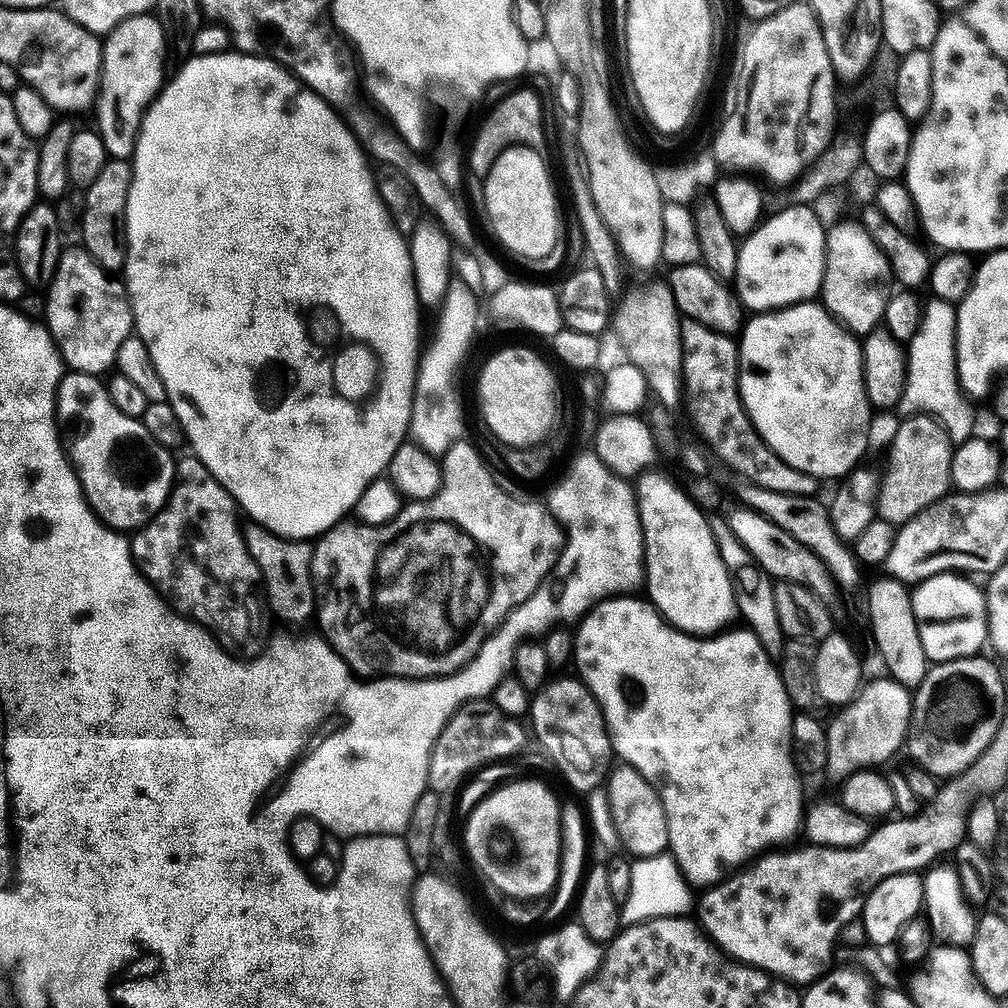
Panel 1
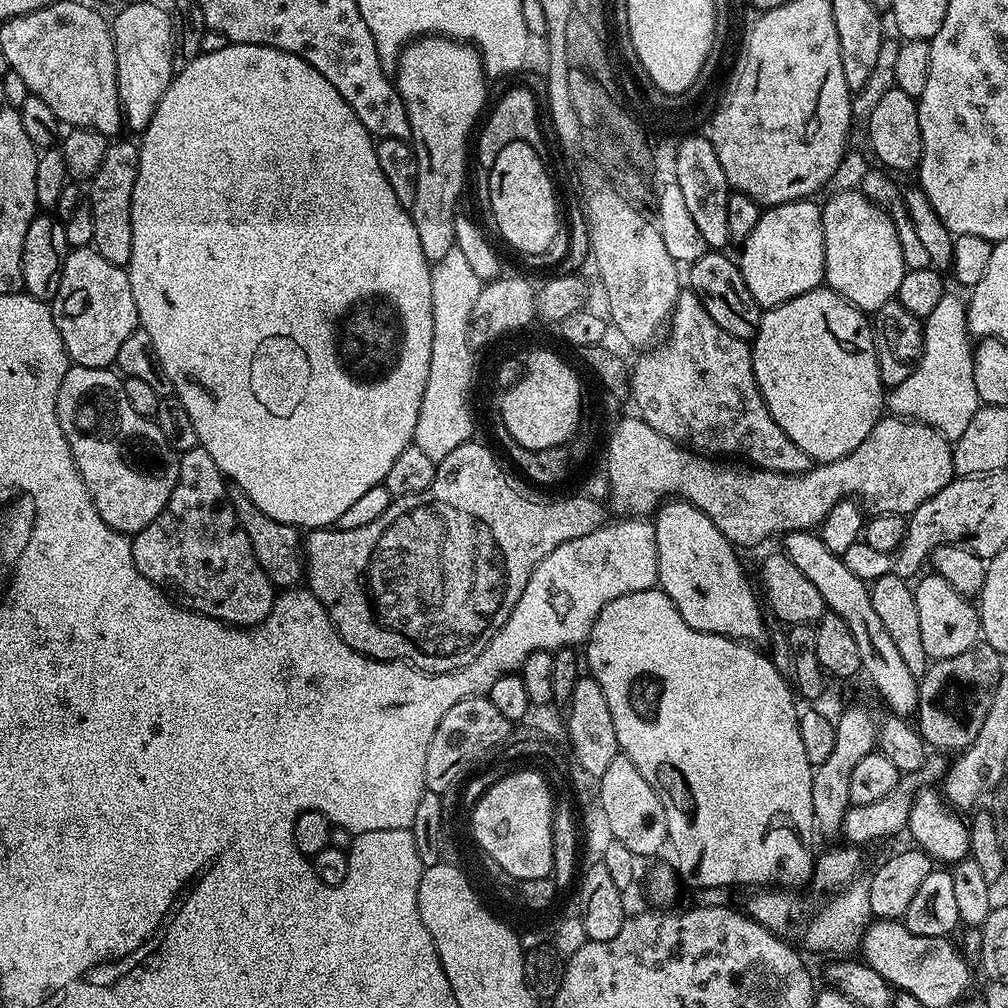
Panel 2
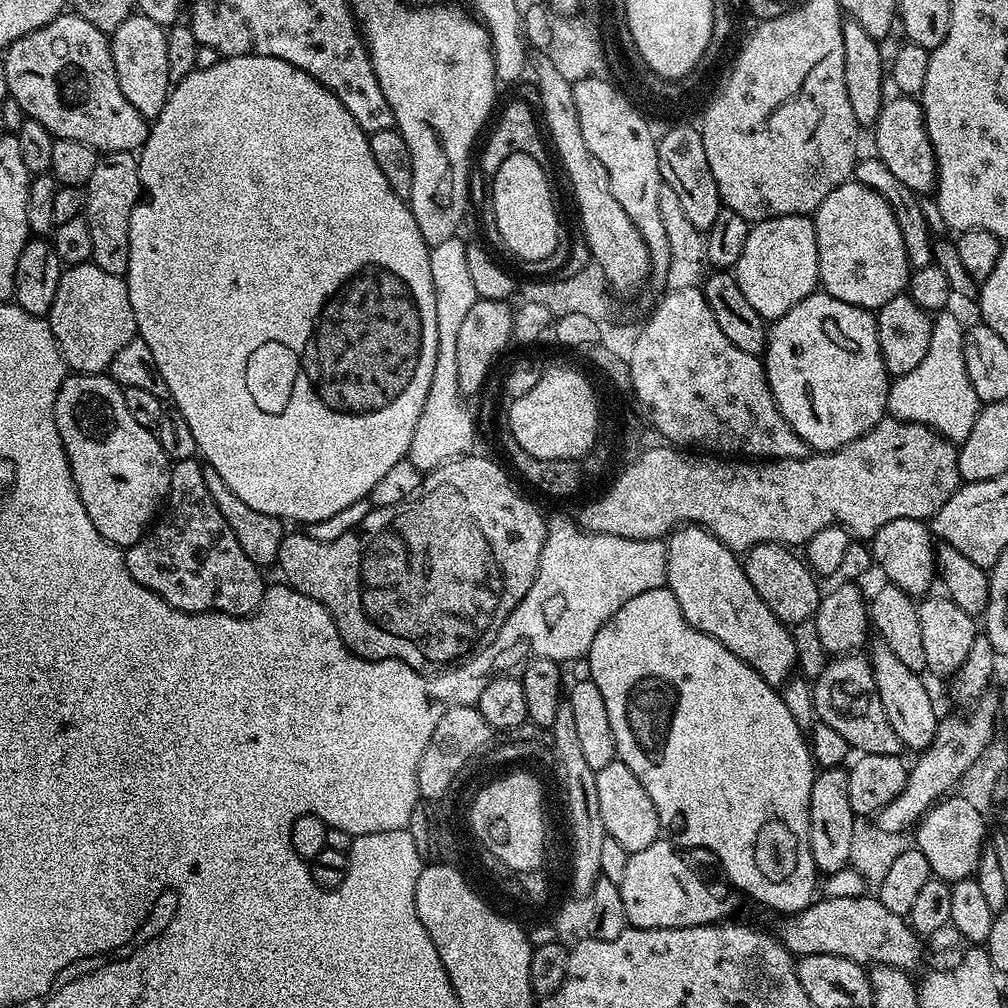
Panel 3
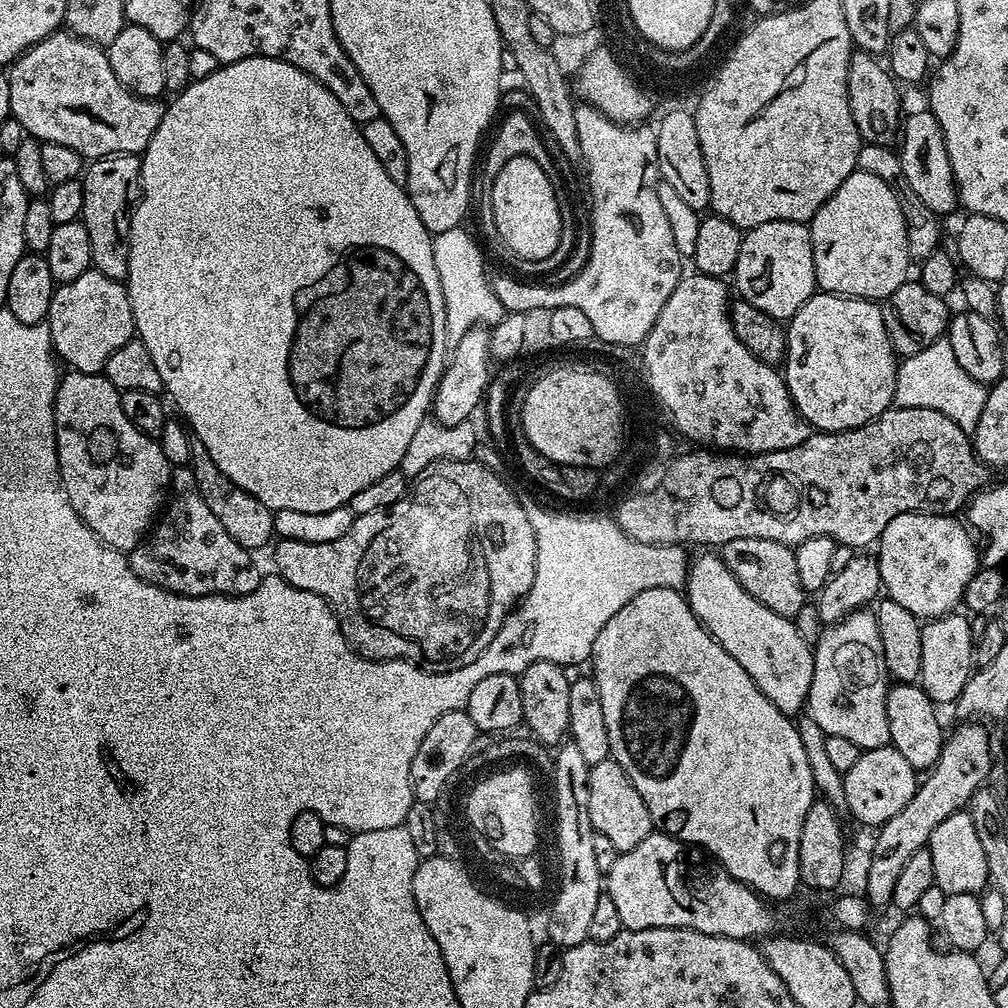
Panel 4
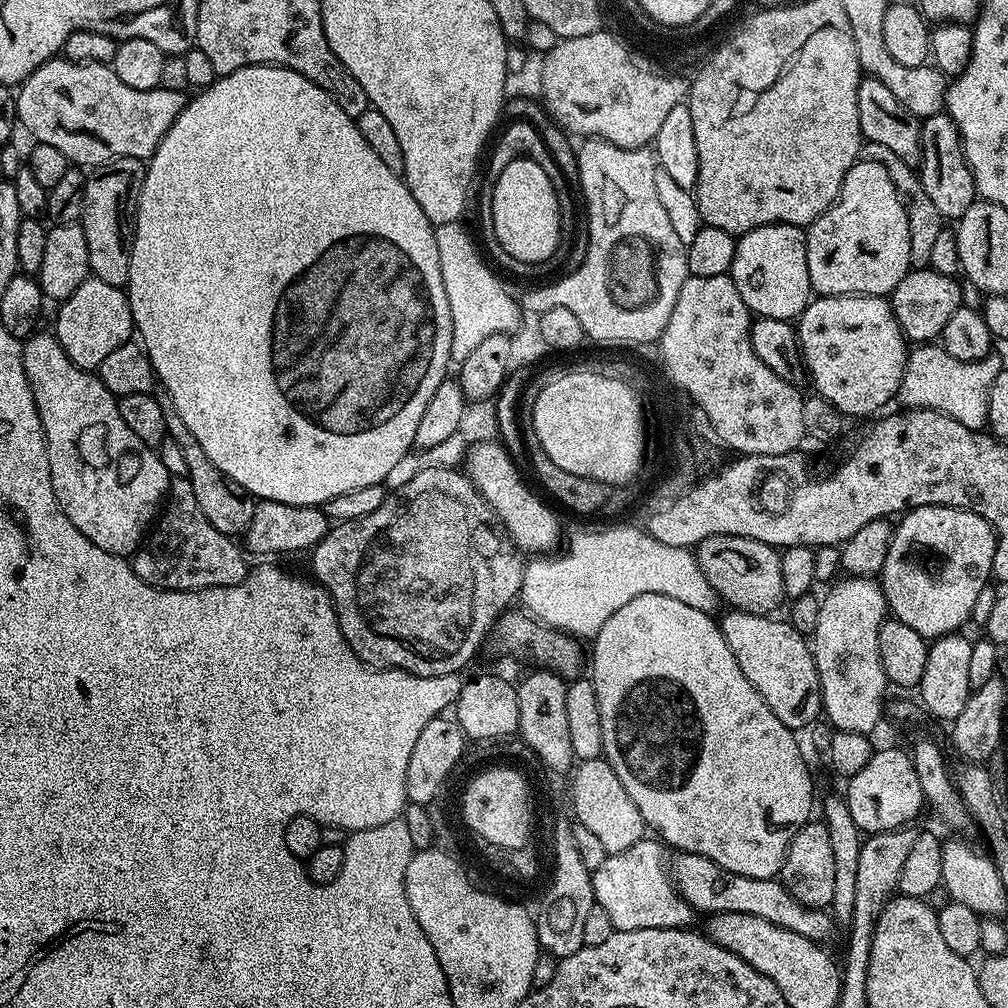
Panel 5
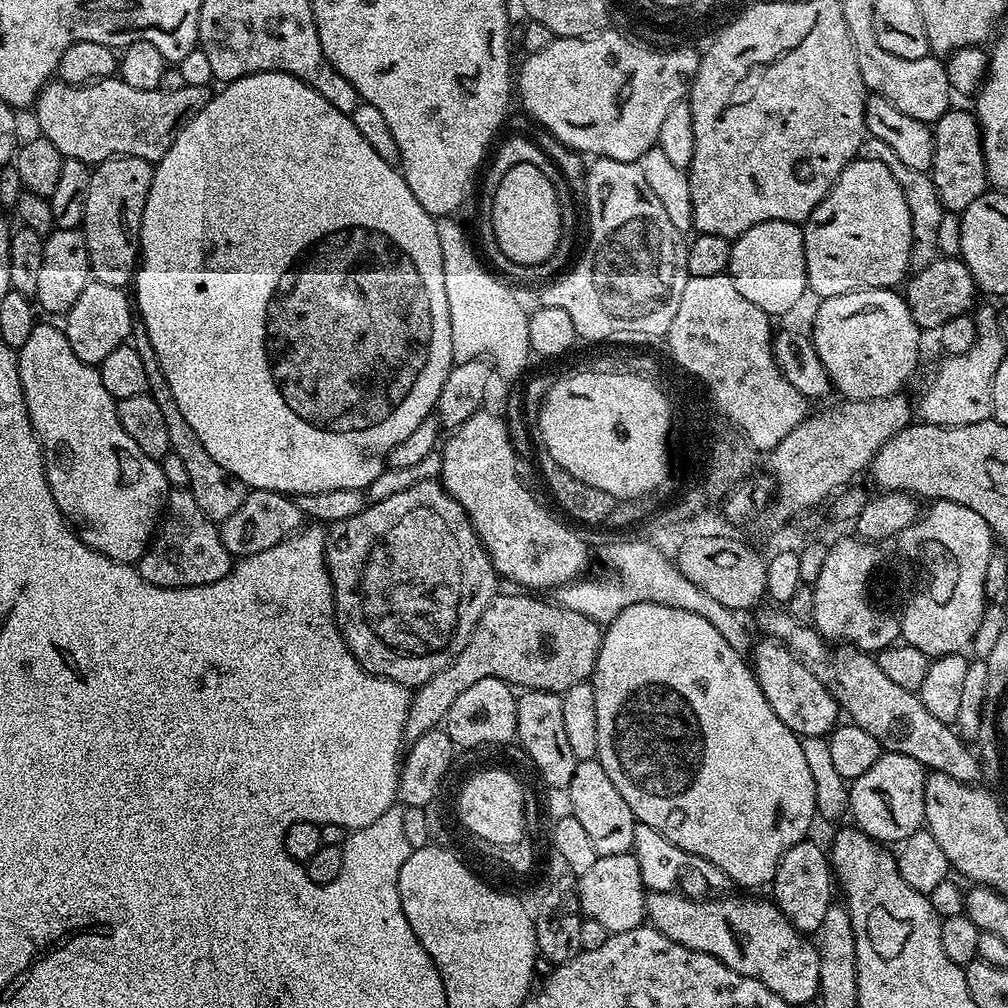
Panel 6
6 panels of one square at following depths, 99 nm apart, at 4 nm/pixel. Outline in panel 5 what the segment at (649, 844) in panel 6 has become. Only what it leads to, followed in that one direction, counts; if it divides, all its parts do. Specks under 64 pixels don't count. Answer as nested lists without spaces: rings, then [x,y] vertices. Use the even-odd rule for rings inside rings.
[[[677,851],[673,856],[676,857],[670,860],[672,883],[680,897],[697,913],[754,914],[754,918],[763,918],[782,930],[794,930],[794,934],[802,934],[802,938],[810,938],[810,942],[821,946],[827,945],[827,940],[838,931],[831,911],[798,902],[798,898],[794,898],[779,879],[746,878],[746,874],[734,874],[734,870],[726,870],[718,866],[718,862],[697,852]]]

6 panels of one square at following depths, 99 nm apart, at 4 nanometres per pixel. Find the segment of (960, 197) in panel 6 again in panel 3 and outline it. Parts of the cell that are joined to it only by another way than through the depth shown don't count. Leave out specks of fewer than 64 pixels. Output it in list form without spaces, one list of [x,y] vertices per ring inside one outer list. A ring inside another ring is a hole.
[[[903,94],[893,95],[883,106],[874,125],[876,131],[875,155],[886,162],[890,174],[902,182],[911,192],[931,193],[936,187],[936,159],[930,146],[930,138],[924,121],[924,110],[919,99]]]

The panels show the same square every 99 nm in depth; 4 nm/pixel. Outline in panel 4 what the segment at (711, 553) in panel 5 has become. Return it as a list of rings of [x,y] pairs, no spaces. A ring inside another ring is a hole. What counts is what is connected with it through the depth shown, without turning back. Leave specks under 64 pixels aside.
[[[734,538],[734,542],[719,545],[718,555],[726,562],[730,574],[762,606],[770,606],[774,614],[794,618],[806,603],[806,593],[802,581],[798,579],[798,566],[794,563],[795,551],[789,545],[779,544],[762,538]]]

